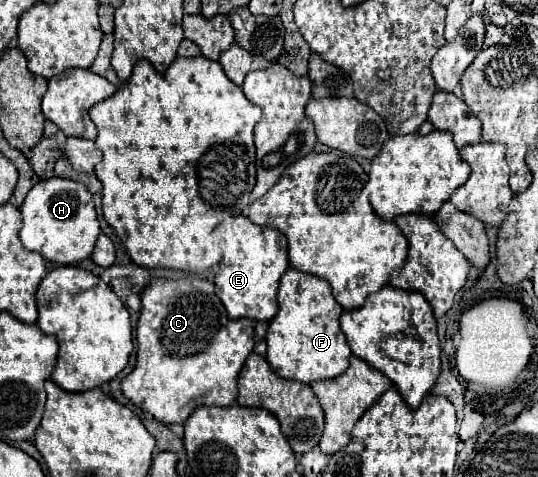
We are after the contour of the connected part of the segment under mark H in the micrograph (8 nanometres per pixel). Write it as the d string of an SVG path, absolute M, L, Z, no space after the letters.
M66 178L40 180L26 194L22 204L22 230L20 240L26 250L42 254L46 260L56 264L74 264L88 258L94 250L96 238L100 234L100 224L96 218L94 198L88 188L80 182Z

